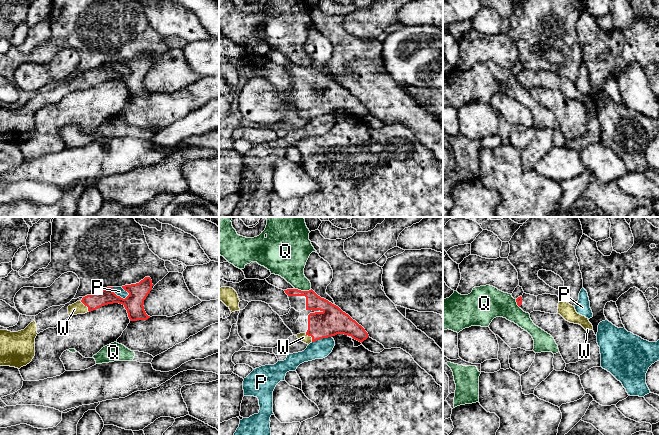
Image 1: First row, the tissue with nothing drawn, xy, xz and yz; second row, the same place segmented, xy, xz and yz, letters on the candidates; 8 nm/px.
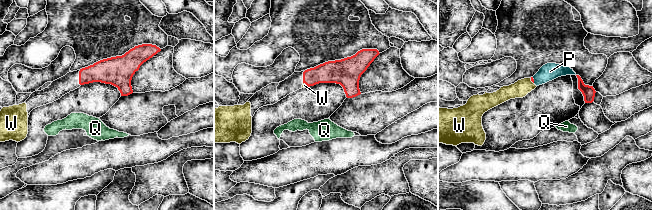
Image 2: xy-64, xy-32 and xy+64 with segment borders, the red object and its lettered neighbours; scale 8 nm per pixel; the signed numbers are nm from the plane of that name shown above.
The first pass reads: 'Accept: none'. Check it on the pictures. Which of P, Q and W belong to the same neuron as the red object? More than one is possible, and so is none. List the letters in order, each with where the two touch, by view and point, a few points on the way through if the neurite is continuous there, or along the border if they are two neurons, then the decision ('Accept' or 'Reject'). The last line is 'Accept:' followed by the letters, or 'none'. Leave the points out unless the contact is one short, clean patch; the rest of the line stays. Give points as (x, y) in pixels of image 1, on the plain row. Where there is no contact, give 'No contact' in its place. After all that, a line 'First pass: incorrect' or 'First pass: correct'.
P: Touches red at xy (119, 72). Boundary: xy (112, 63), (112, 66), (123, 74), (129, 70). Reject
Q: Touches red at xz (303, 67). Boundary: xz (295, 64), (301, 66), (311, 65). Reject
W: Touches red at xy (86, 81). Path across: xy (106, 72), (86, 81), (77, 84). Accept
Accept: W
First pass: incorrect

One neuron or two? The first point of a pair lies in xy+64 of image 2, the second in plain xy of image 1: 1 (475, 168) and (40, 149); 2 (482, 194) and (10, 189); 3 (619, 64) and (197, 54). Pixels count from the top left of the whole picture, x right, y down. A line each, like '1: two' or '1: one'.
1: two
2: one
3: two

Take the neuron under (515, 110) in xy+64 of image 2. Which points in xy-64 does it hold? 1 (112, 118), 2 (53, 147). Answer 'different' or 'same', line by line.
1: different
2: different

